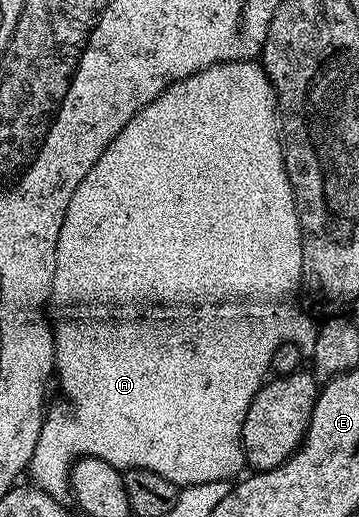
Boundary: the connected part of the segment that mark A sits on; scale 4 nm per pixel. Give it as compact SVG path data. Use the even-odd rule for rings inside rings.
M256 60L224 61L175 82L155 100L147 103L147 107L140 109L127 123L127 127L115 135L107 151L99 155L99 163L95 163L95 167L87 171L83 183L75 187L75 195L71 195L71 203L67 203L67 215L59 231L59 242L61 277L93 277L93 273L101 273L101 277L105 277L105 273L145 273L145 277L153 277L153 281L157 281L157 293L189 293L189 297L185 297L185 301L173 301L173 305L137 305L137 309L121 305L117 297L113 297L113 309L109 309L109 305L97 305L97 309L81 309L81 305L57 305L57 317L61 317L61 325L51 325L55 381L61 384L69 406L57 405L54 409L52 406L47 413L48 420L69 421L69 445L77 449L76 456L81 459L102 461L122 471L153 471L178 487L216 481L232 482L240 478L241 468L244 470L247 465L245 448L241 445L243 423L269 373L271 355L275 355L280 345L287 344L294 345L302 354L312 354L318 331L315 321L313 325L312 319L302 313L297 305L289 309L289 305L285 305L285 297L281 297L281 293L289 293L289 289L302 288L303 247L297 204L285 170L277 96L265 68ZM193 293L213 293L213 297L229 297L229 301L221 301L221 305L213 309L213 301L209 301L209 297L201 301L201 297L193 297ZM249 293L253 293L253 297L257 297L257 293L265 293L269 301L265 301L265 305L261 305L261 301L237 301L237 297L249 297ZM233 309L249 309L249 313L233 313ZM181 369L185 373L225 373L233 369L233 377L188 377L181 373Z

